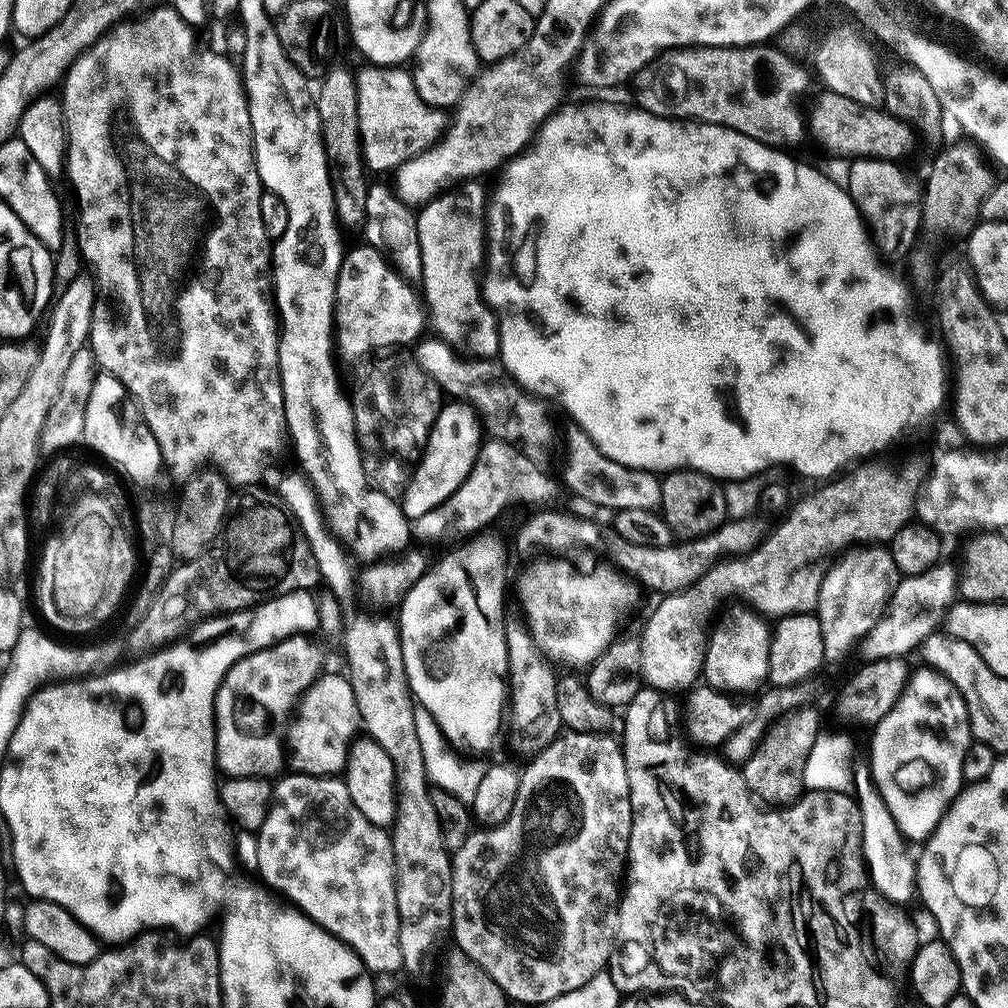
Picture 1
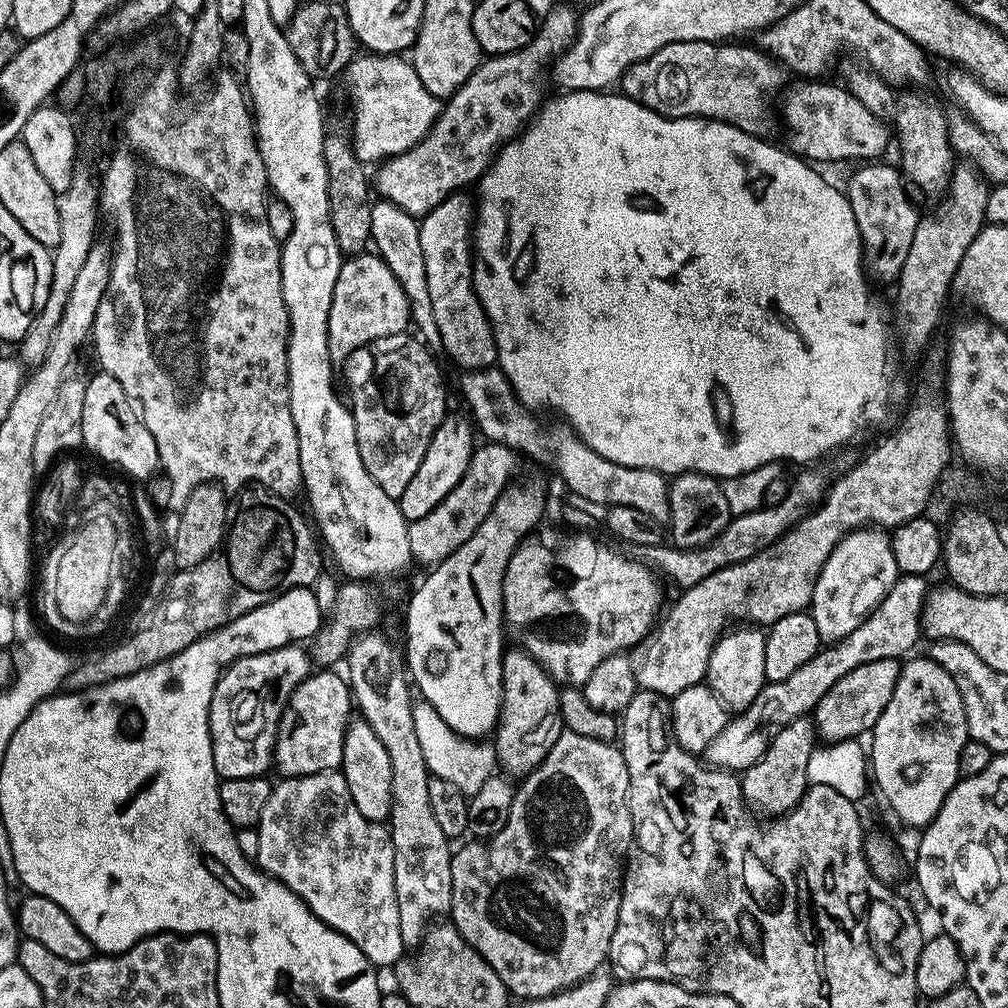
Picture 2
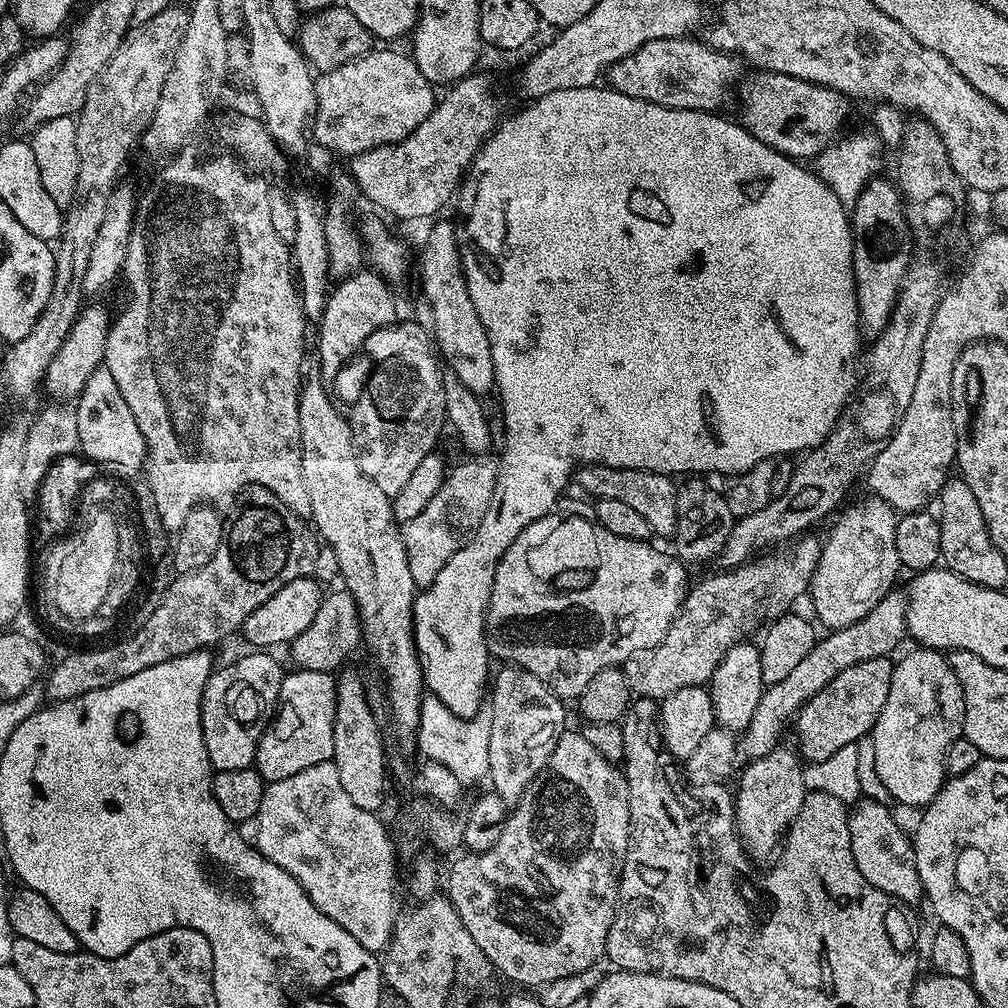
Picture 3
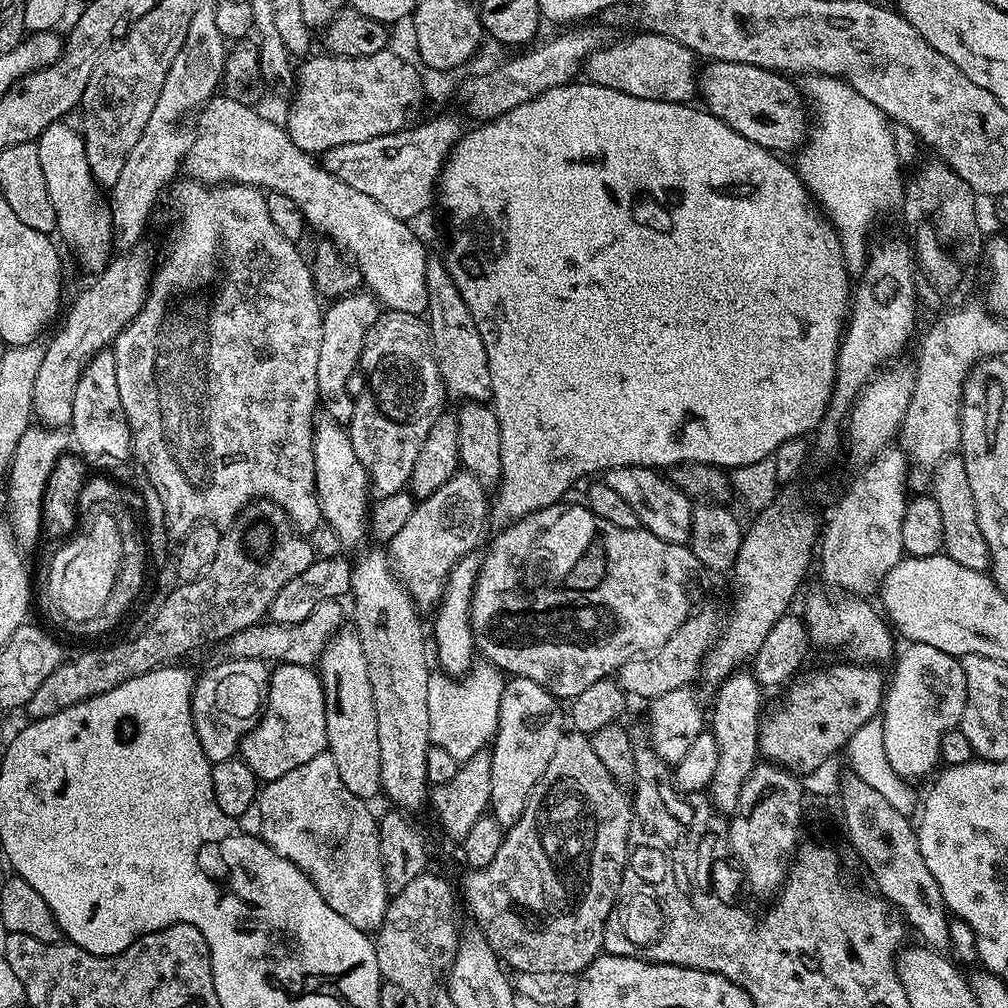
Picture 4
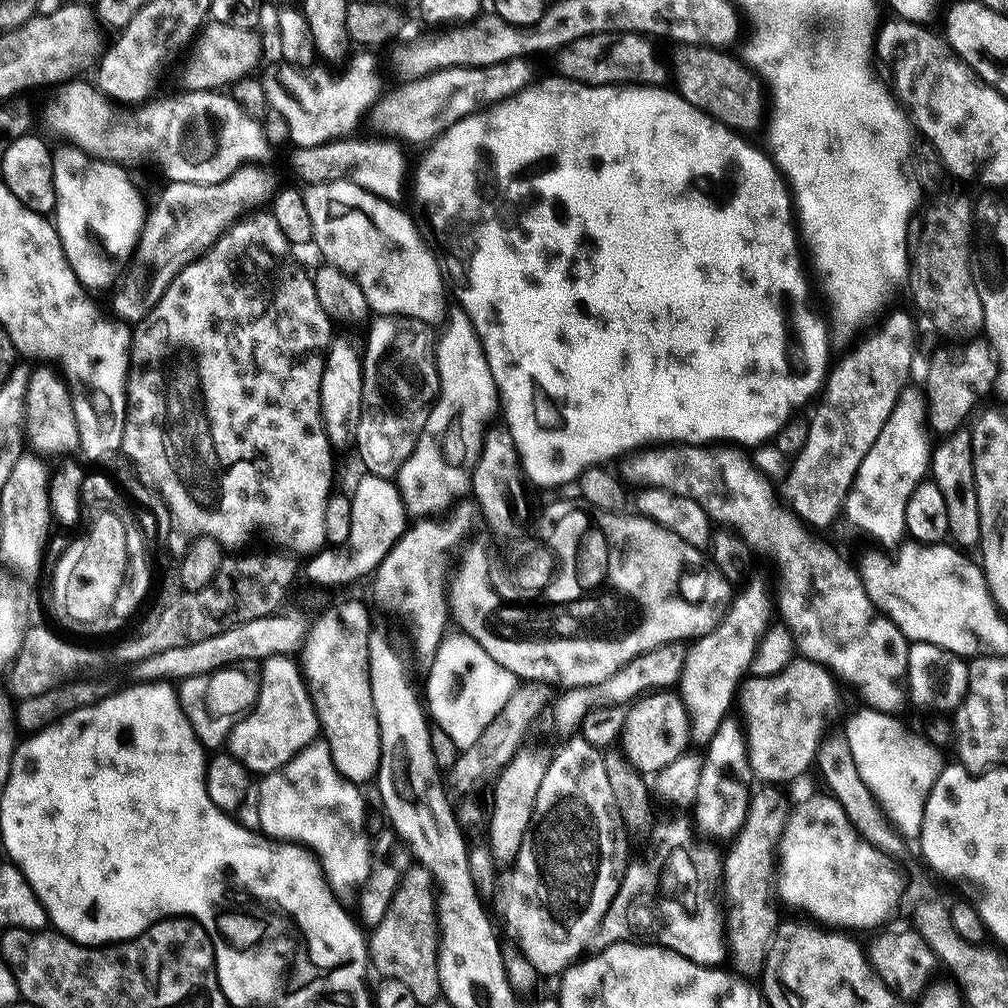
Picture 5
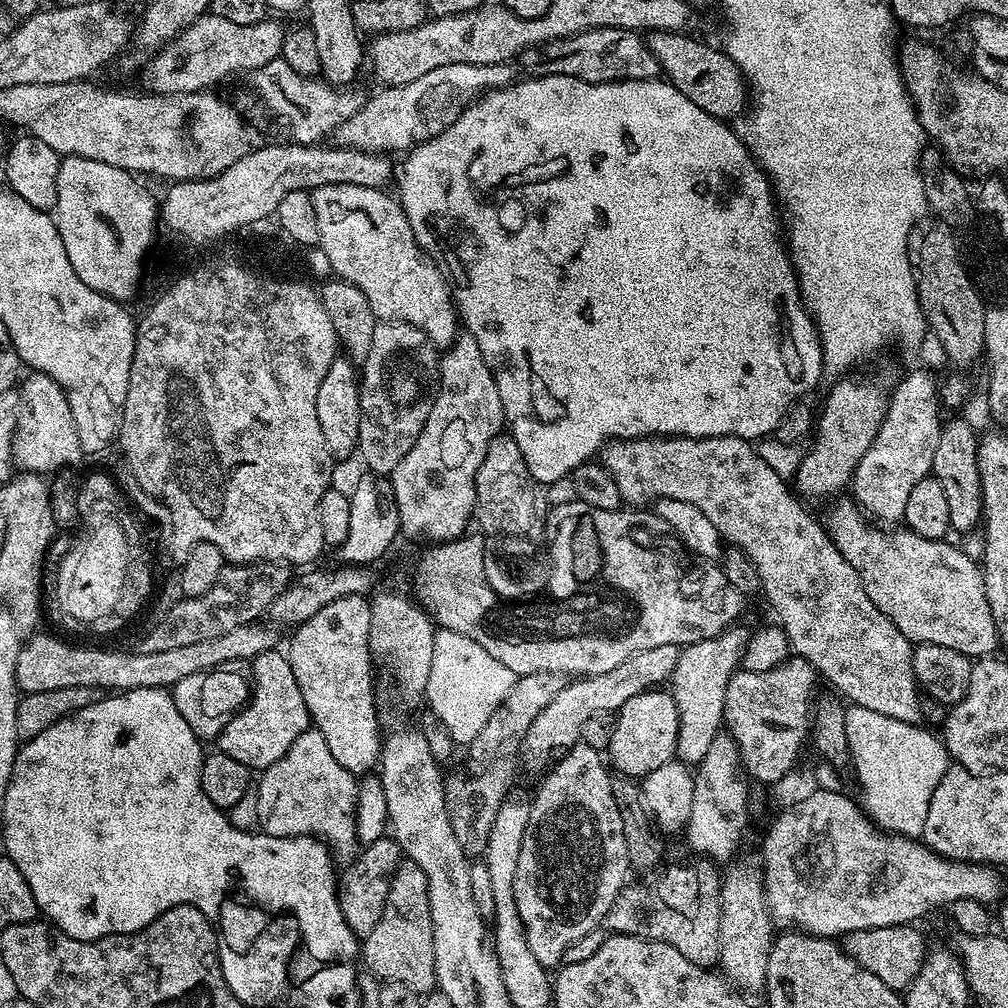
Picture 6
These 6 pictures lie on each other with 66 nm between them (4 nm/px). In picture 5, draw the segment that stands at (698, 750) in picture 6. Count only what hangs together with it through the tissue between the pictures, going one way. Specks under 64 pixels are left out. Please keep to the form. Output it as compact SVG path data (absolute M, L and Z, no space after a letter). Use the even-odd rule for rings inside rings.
M752 580L741 592L739 589L733 595L732 604L720 625L705 636L696 637L687 647L678 685L678 694L684 703L684 713L688 715L688 736L691 743L693 740L694 743L700 744L699 746L706 746L710 742L710 738L714 738L714 730L718 730L718 726L729 715L728 707L731 704L733 707L734 697L737 695L742 681L749 675L754 650L758 646L762 634L766 634L766 630L769 624L773 623L773 620L774 596L769 585L767 588L762 581Z

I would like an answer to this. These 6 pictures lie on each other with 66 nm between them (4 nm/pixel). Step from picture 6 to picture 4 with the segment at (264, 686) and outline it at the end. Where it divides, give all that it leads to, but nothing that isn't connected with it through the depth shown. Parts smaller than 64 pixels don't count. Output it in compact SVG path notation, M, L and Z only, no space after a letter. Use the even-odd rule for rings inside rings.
M276 664L268 678L268 695L260 718L244 735L238 753L239 759L244 760L246 766L250 766L250 770L254 770L257 781L267 782L282 778L282 774L290 774L290 770L298 770L302 762L310 762L310 758L325 751L327 746L326 702L317 669L306 665Z

